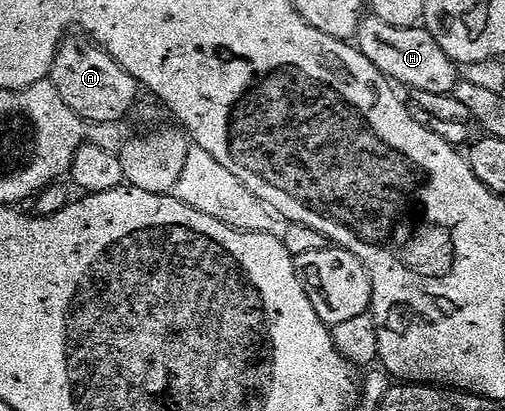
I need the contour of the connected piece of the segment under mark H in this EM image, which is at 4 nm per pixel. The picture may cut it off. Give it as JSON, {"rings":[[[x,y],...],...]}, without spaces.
{"rings":[[[372,16],[361,19],[355,45],[383,77],[398,87],[409,86],[410,91],[451,94],[459,81],[459,66],[439,48],[437,41],[424,28],[395,28],[383,24],[383,20]]]}

